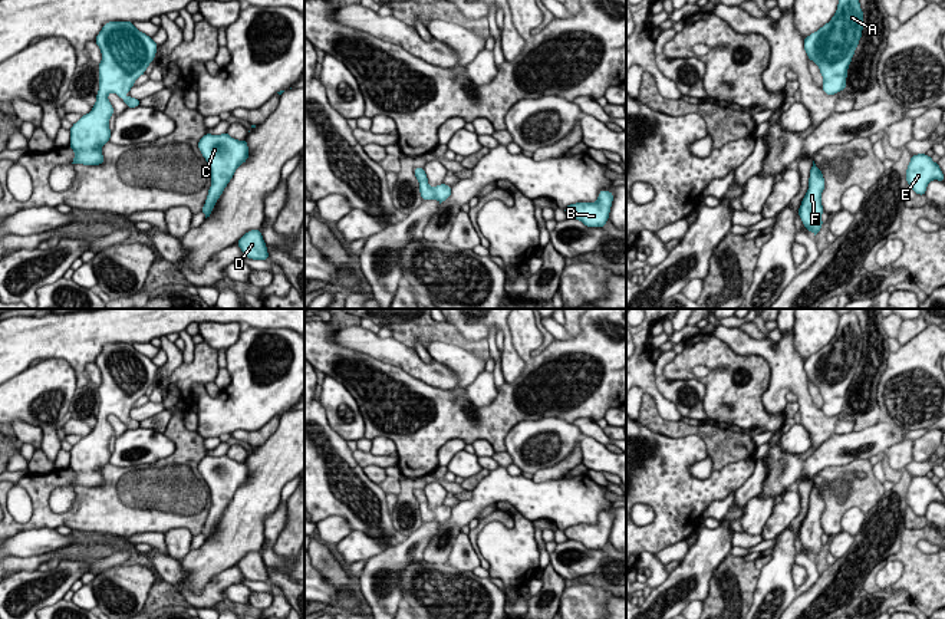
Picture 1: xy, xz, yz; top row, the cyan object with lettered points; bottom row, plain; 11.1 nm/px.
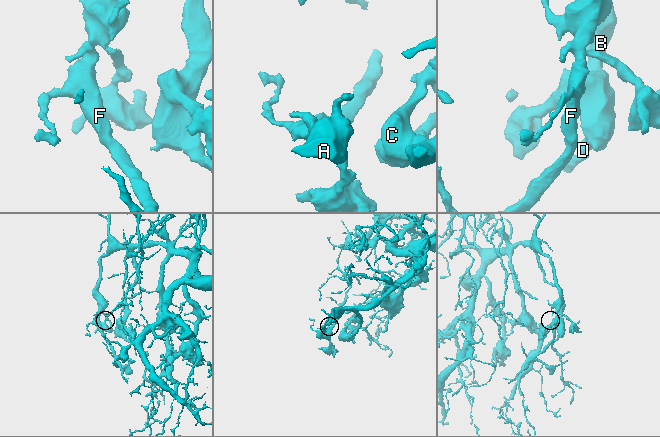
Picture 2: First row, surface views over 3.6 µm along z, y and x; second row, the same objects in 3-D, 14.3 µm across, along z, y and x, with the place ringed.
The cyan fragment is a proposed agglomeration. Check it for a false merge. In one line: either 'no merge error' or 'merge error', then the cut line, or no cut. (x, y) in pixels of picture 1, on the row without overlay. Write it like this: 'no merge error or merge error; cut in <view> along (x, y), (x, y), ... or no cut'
no merge error; no cut

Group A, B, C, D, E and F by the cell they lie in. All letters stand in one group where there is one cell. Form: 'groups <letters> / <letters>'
groups A B C D E F

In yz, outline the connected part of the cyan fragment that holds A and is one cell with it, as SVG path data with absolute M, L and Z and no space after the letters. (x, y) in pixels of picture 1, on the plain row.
M852 310L840 315L832 342L804 359L804 372L820 391L821 411L826 416L846 411L847 391L860 363L862 352L863 333L857 315Z

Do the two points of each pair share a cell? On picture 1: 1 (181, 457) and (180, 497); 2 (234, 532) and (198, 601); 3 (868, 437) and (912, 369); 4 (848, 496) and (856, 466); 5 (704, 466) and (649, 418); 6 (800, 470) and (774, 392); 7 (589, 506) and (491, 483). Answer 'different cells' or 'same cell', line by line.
1: same cell
2: different cells
3: different cells
4: same cell
5: different cells
6: different cells
7: same cell

